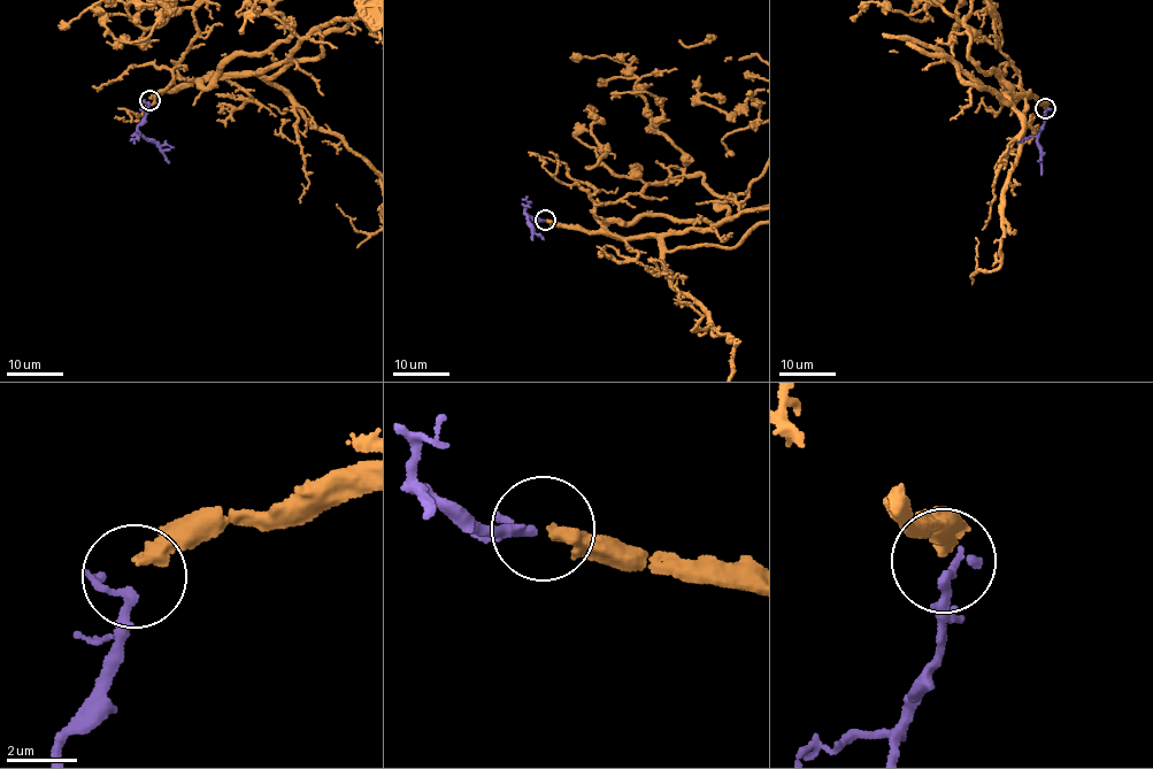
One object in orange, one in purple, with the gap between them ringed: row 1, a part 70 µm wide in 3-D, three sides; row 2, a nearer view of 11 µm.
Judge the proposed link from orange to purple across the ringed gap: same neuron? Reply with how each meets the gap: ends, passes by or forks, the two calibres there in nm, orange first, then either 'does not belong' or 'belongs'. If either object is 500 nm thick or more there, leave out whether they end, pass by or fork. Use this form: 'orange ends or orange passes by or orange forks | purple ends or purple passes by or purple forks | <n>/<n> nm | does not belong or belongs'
orange ends | purple passes by | 400/200 nm | belongs

